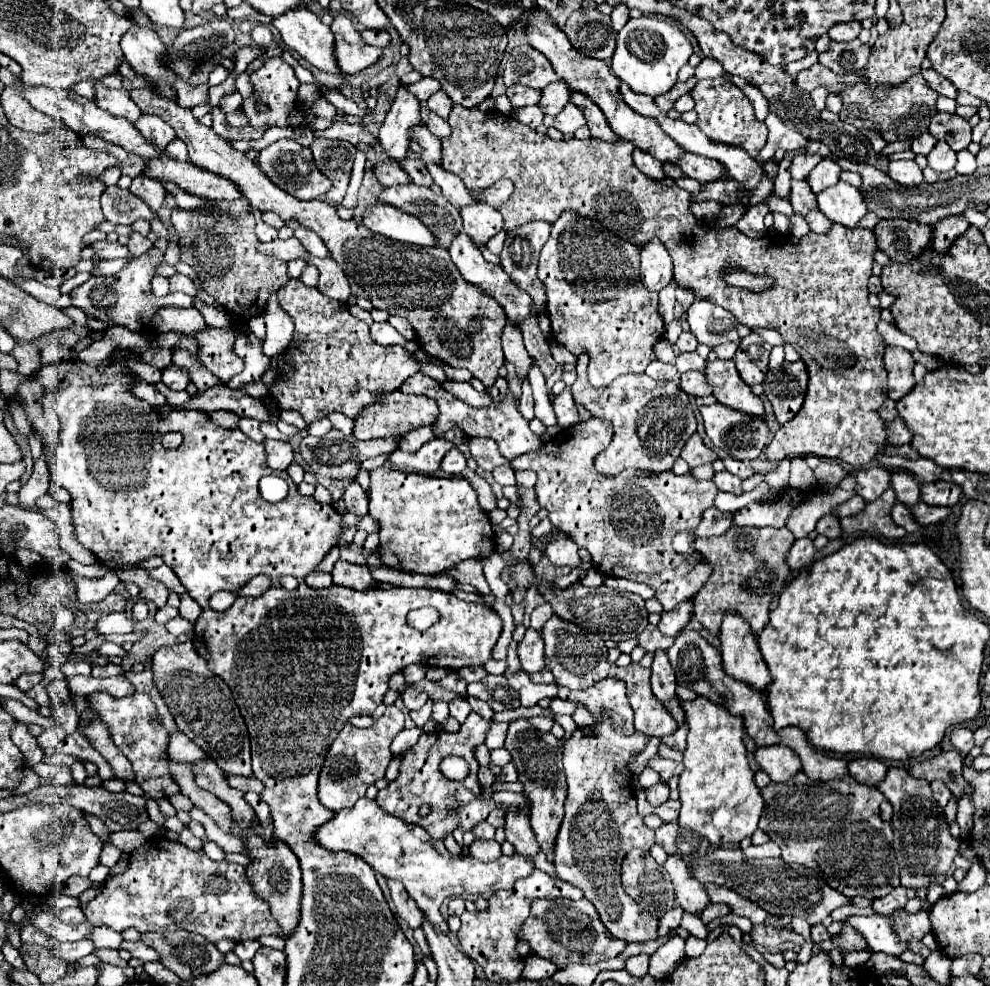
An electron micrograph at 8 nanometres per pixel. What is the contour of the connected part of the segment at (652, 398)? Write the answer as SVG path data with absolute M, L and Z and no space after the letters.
M580 355L576 365L578 379L572 385L574 401L584 405L594 417L608 419L614 425L612 443L594 459L596 471L616 475L624 469L640 469L646 473L672 469L686 439L696 431L696 417L688 395L674 381L654 381L644 373L618 377L608 387L596 389L590 385L586 369L588 357Z

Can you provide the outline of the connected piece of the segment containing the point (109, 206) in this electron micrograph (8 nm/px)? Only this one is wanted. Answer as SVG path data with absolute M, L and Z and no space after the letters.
M110 185L102 193L102 213L106 221L122 225L132 225L136 219L150 221L152 217L156 217L156 213L150 211L146 203L142 203L130 191L120 189L118 185Z

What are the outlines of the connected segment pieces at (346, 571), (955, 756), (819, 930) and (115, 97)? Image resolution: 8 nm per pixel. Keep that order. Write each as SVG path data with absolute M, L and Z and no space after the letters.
M338 561L332 569L332 577L336 585L350 587L356 591L366 591L370 587L376 587L378 583L374 581L368 565L352 565L346 561Z
M942 751L930 759L914 763L908 771L912 777L926 781L942 779L956 797L962 793L972 793L972 787L962 777L962 761L958 751Z
M822 923L814 925L814 927L812 927L812 941L814 941L814 951L820 951L820 943L822 943L822 941L834 941L834 937L838 937L838 935L830 935Z
M96 83L94 95L96 95L94 101L98 103L98 107L110 111L112 115L124 117L132 123L134 119L138 119L138 115L142 115L142 111L138 111L138 105L130 99L126 89L110 89L104 83Z

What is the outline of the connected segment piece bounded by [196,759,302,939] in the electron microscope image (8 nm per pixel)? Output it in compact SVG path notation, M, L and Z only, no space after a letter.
M206 759L204 763L196 763L196 783L200 787L204 787L206 791L214 793L218 799L222 799L226 805L230 805L232 809L232 831L230 835L236 835L244 841L244 855L250 859L250 865L246 867L246 875L250 885L254 887L256 895L266 901L270 905L272 917L278 921L280 929L282 929L282 939L288 939L294 929L298 927L300 921L300 899L302 899L302 875L300 875L300 865L298 865L298 857L292 853L292 849L280 841L274 839L272 843L266 843L256 831L254 831L254 819L256 813L254 809L246 803L244 793L238 789L232 789L226 783L226 775L224 771L210 759Z

